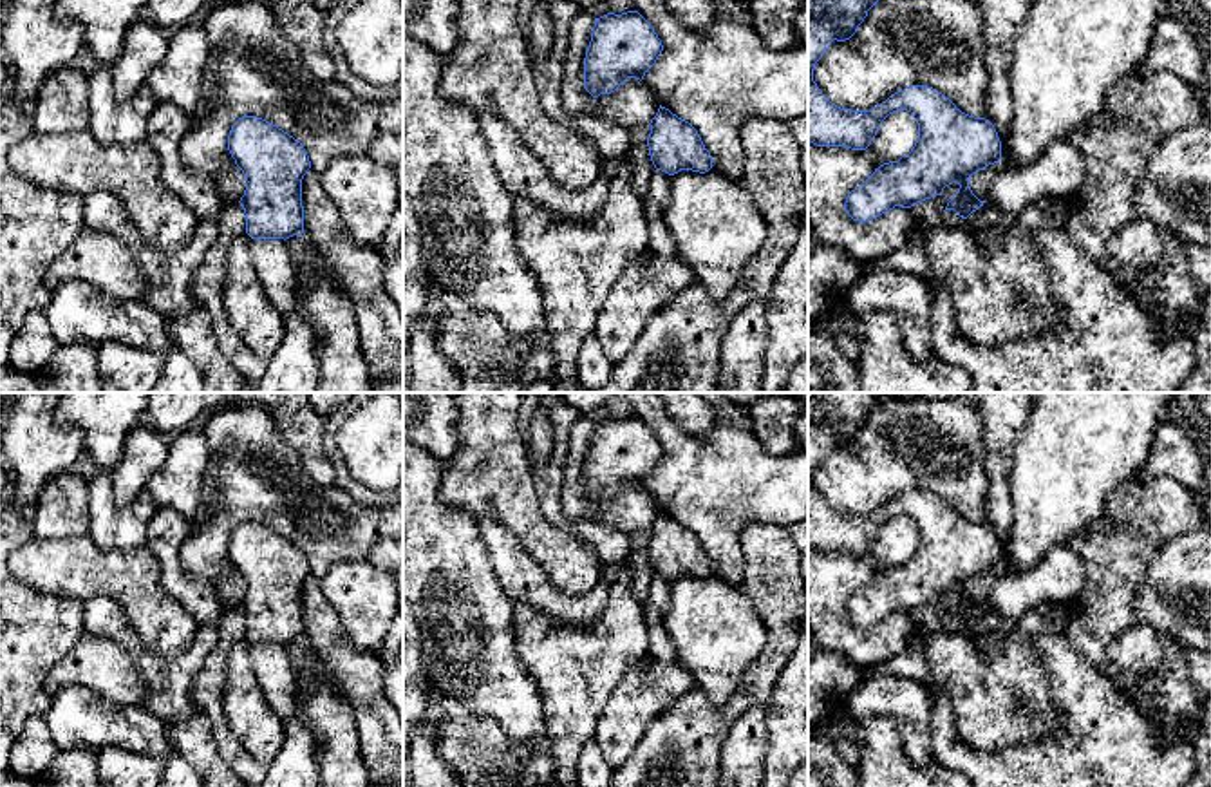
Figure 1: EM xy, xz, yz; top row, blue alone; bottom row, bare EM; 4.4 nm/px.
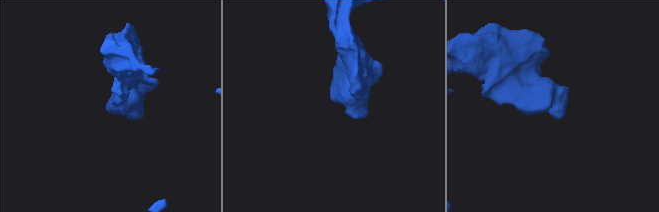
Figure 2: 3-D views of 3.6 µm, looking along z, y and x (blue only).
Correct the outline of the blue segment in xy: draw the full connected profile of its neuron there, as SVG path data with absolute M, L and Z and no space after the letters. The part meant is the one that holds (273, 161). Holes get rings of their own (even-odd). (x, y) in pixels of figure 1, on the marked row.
M239 118L228 150L246 175L240 204L251 239L289 239L304 233L302 179L311 168L304 145L257 118Z

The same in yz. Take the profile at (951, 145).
M808 0L808 143L866 150L889 114L907 110L918 123L915 147L898 161L889 161L875 168L860 186L848 194L844 212L853 221L866 223L895 206L911 208L916 203L936 197L945 186L958 183L960 188L945 210L954 210L962 219L967 219L985 203L972 194L969 177L1001 159L1001 141L989 119L962 112L942 92L924 85L906 87L871 110L840 109L831 103L813 81L815 63L831 42L850 40L877 2L878 0Z

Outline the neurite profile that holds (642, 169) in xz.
M634 125L629 128L631 143L624 154L624 159L631 163L631 185L643 203L647 203L649 181L656 170L647 147L649 134L651 125Z

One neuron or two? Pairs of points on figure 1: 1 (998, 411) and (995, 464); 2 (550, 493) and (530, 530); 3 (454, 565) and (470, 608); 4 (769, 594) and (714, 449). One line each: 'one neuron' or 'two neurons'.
1: one neuron
2: two neurons
3: one neuron
4: two neurons

